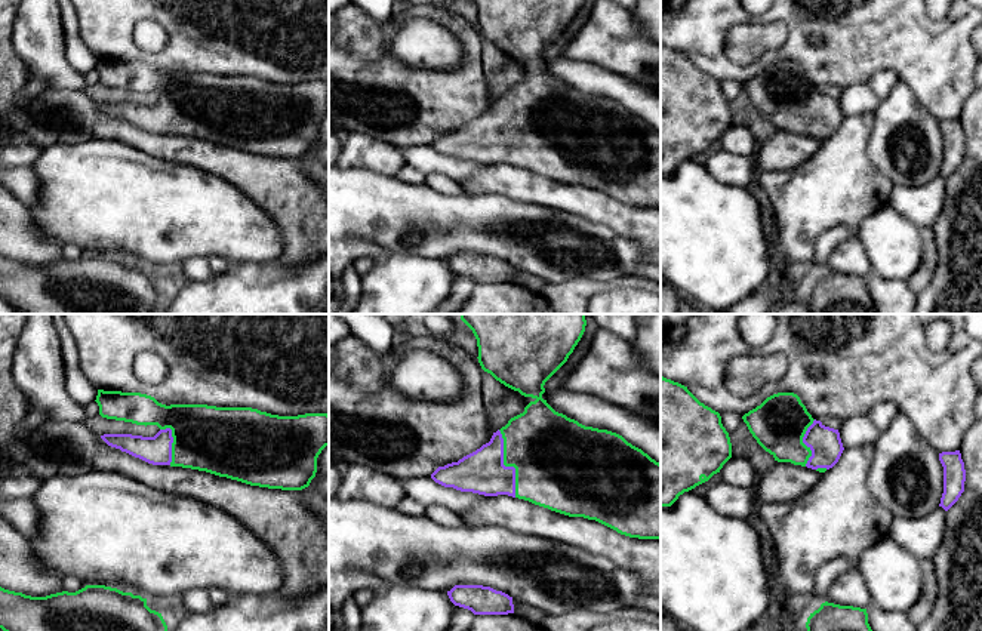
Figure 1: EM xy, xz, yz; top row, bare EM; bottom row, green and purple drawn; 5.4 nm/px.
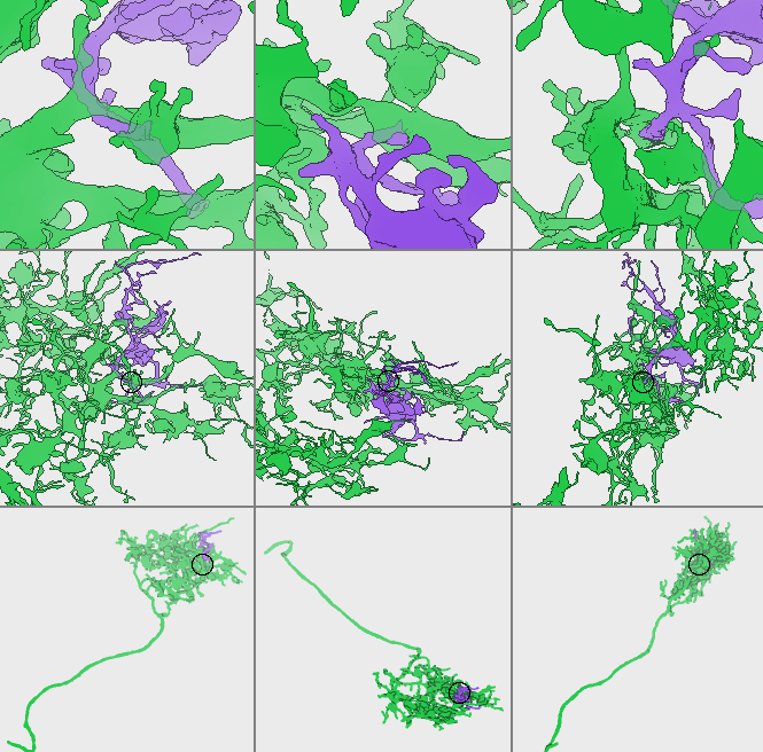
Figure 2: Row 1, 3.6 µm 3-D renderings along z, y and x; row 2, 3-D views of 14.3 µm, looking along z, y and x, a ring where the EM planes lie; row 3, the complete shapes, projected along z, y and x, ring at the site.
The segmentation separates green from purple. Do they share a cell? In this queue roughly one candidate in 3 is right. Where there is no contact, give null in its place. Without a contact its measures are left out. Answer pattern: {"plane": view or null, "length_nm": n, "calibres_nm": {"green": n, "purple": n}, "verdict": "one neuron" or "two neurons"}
{"plane": "xz", "length_nm": 380, "calibres_nm": {"green": 440, "purple": 240}, "verdict": "one neuron"}

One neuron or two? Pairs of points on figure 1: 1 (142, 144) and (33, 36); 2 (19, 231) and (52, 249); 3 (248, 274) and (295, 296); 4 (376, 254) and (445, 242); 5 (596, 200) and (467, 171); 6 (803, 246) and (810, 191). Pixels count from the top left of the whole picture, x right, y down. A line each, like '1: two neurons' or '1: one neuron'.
1: two neurons
2: one neuron
3: one neuron
4: two neurons
5: two neurons
6: one neuron

